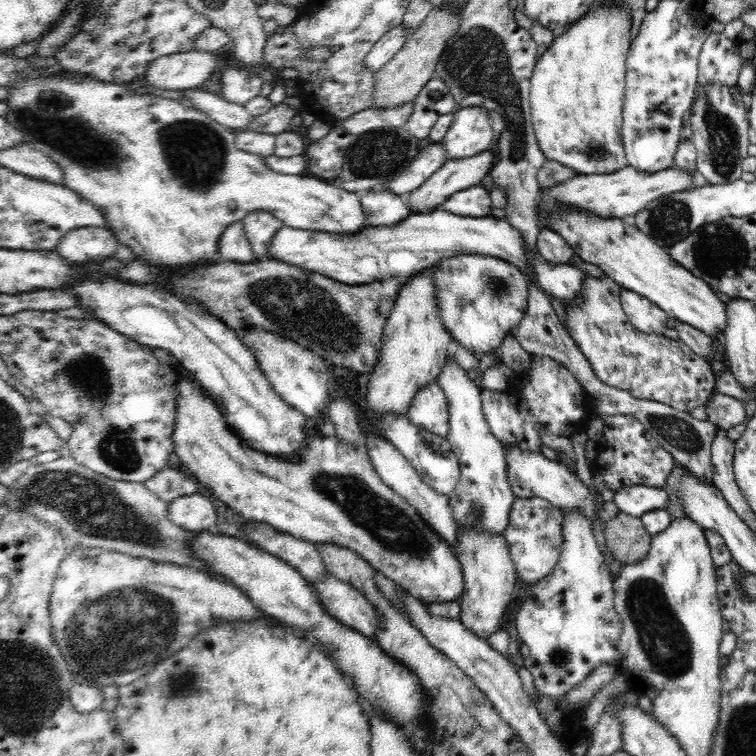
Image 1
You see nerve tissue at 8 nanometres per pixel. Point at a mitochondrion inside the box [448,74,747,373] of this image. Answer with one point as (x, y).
(722, 136)

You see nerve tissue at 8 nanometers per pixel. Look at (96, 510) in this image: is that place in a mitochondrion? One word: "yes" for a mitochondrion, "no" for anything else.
yes

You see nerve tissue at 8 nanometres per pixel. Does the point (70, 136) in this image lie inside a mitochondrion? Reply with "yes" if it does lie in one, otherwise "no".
yes

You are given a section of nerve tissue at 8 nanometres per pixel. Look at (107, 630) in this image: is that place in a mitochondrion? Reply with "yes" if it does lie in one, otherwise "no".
yes

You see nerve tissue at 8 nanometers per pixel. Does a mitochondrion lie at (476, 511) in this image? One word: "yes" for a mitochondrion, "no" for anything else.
yes

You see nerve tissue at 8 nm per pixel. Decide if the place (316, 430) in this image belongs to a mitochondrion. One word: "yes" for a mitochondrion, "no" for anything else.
no

